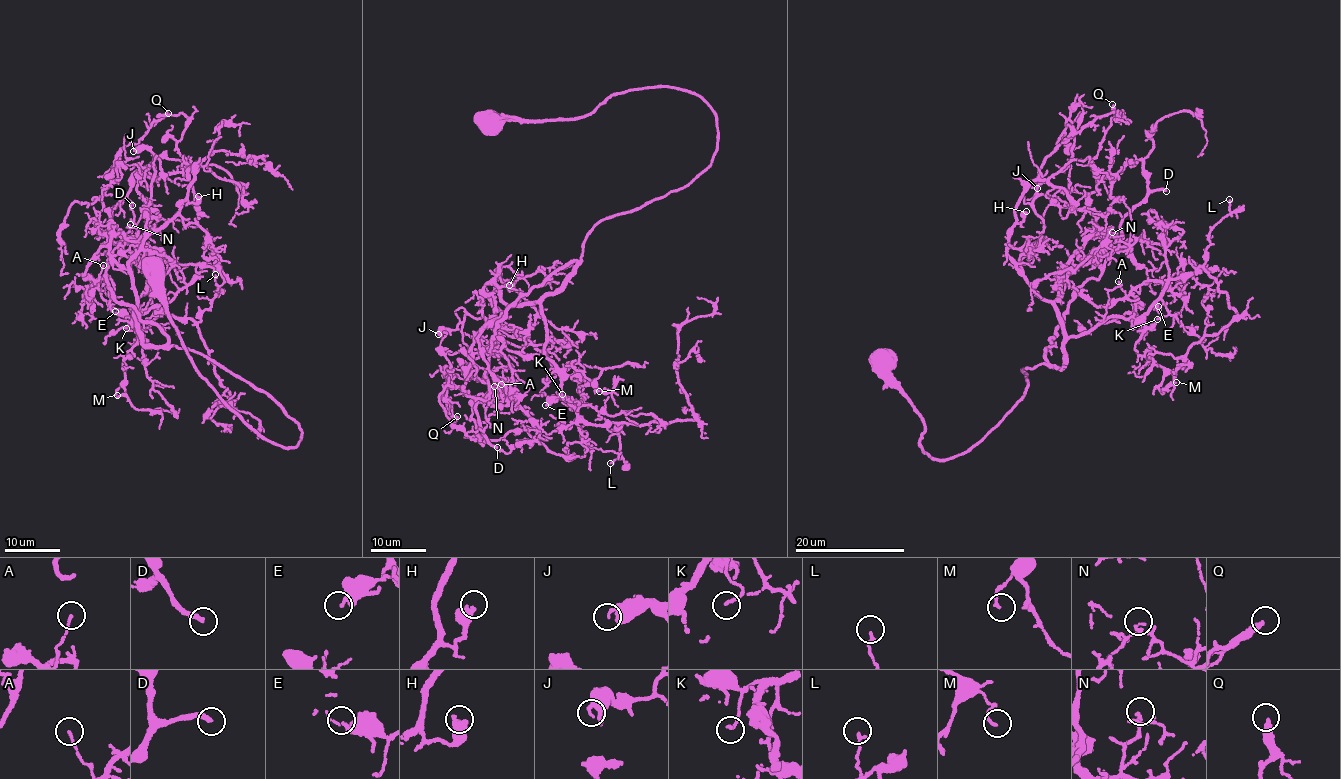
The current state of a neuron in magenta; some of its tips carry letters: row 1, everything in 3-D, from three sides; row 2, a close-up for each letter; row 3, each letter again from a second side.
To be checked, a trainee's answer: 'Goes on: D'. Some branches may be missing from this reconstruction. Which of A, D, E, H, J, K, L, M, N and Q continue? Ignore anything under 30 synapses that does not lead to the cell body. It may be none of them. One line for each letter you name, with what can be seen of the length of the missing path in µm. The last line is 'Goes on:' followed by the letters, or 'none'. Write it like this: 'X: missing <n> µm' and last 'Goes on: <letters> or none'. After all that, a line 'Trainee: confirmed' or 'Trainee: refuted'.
D: missing 40 µm
Goes on: D
Trainee: confirmed

